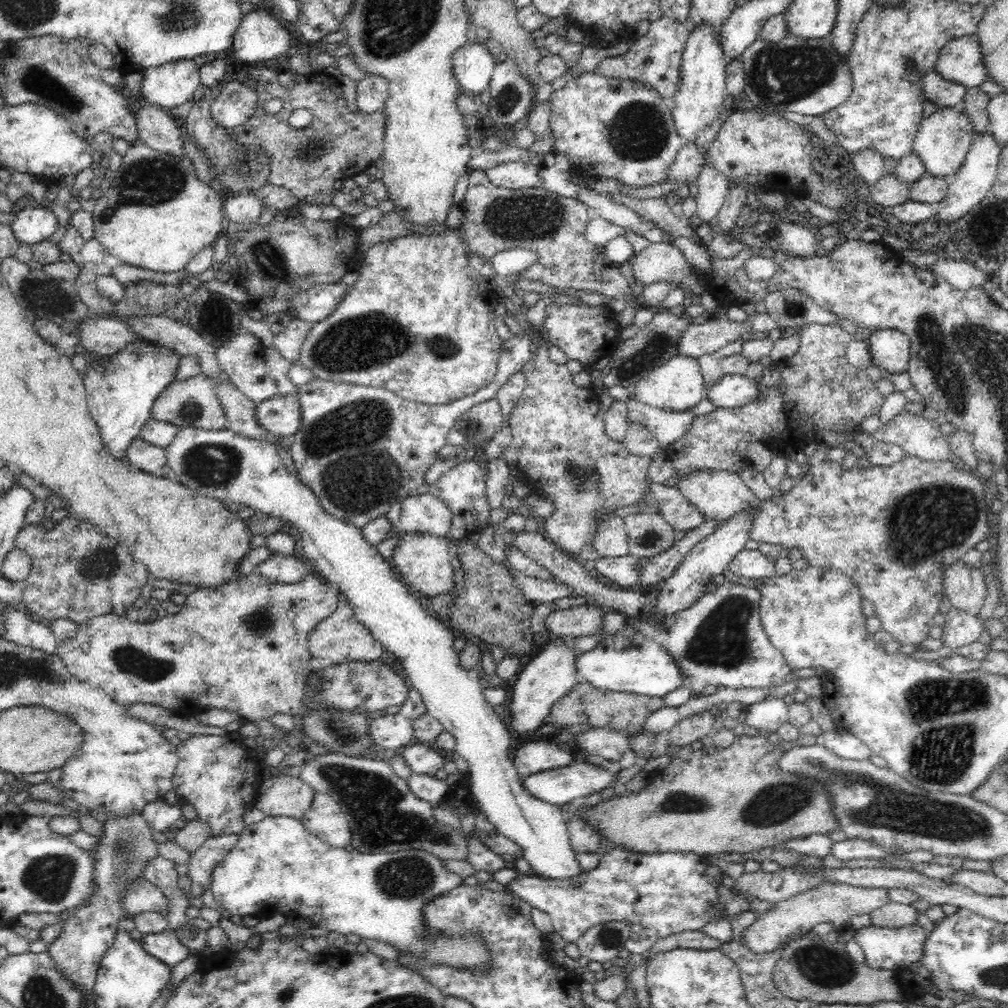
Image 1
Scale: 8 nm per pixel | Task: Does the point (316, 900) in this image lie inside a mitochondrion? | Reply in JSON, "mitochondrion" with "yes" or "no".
{"mitochondrion":"no"}

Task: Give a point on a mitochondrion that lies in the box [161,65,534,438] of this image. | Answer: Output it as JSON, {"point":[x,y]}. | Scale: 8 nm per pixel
{"point":[365,340]}

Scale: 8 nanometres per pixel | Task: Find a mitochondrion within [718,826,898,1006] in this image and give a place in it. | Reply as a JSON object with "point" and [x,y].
{"point":[818,964]}

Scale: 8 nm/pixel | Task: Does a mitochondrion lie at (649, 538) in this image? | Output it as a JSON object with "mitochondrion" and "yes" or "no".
{"mitochondrion":"yes"}

